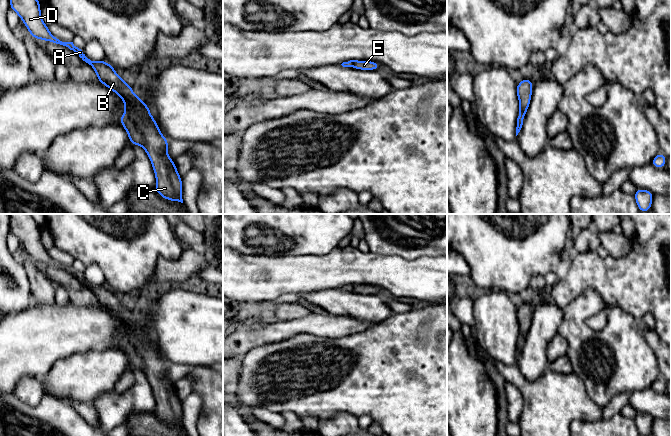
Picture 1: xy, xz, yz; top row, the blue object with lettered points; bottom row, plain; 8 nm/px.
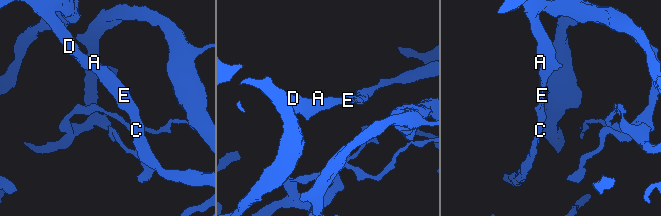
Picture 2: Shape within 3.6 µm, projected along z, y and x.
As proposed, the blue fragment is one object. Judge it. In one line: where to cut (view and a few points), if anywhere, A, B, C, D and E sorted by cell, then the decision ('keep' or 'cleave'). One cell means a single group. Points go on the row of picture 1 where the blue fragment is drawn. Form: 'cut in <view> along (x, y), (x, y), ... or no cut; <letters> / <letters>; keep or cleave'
no cut; A B C D E; keep

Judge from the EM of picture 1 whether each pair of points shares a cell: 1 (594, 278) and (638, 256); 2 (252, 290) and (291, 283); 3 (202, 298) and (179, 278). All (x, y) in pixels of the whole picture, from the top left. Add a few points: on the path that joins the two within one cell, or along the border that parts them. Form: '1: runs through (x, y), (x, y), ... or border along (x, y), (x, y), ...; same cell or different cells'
1: runs through (605, 276), (618, 276), (627, 267); same cell
2: runs through (262, 283), (281, 283); same cell
3: border along (176, 284), (186, 285); different cells

